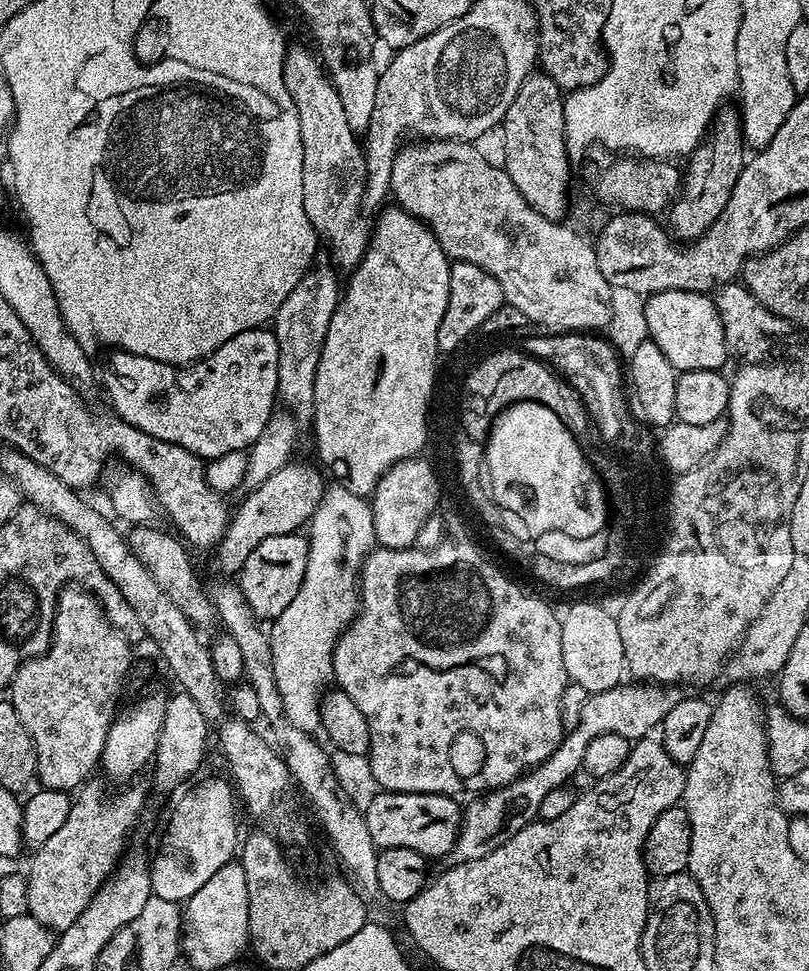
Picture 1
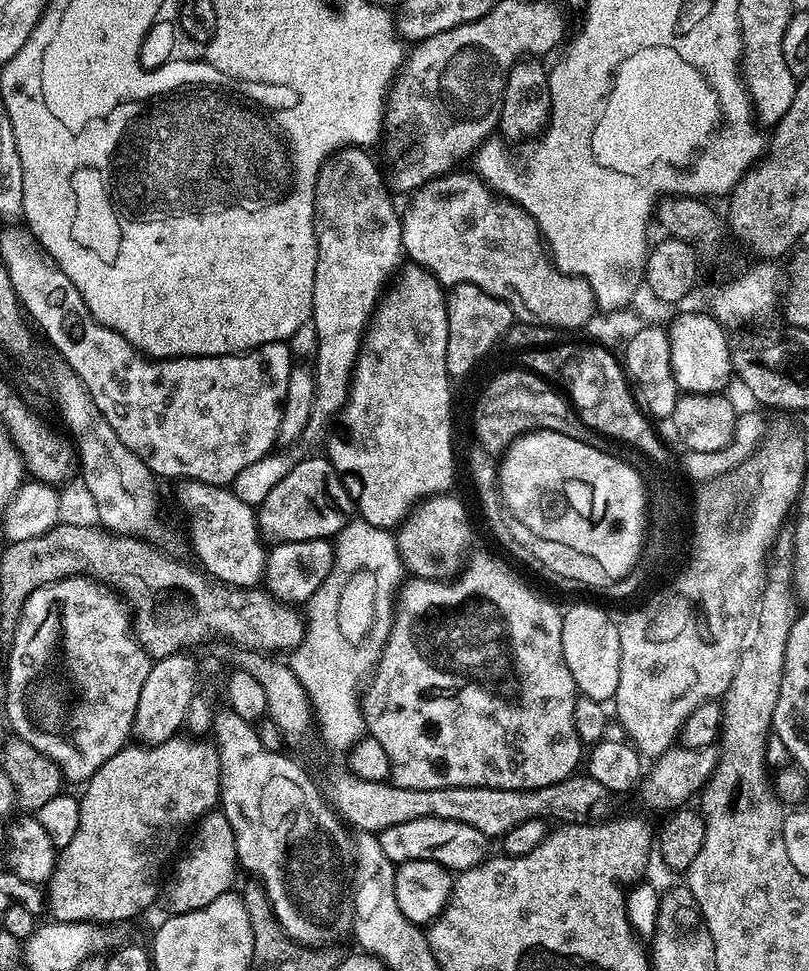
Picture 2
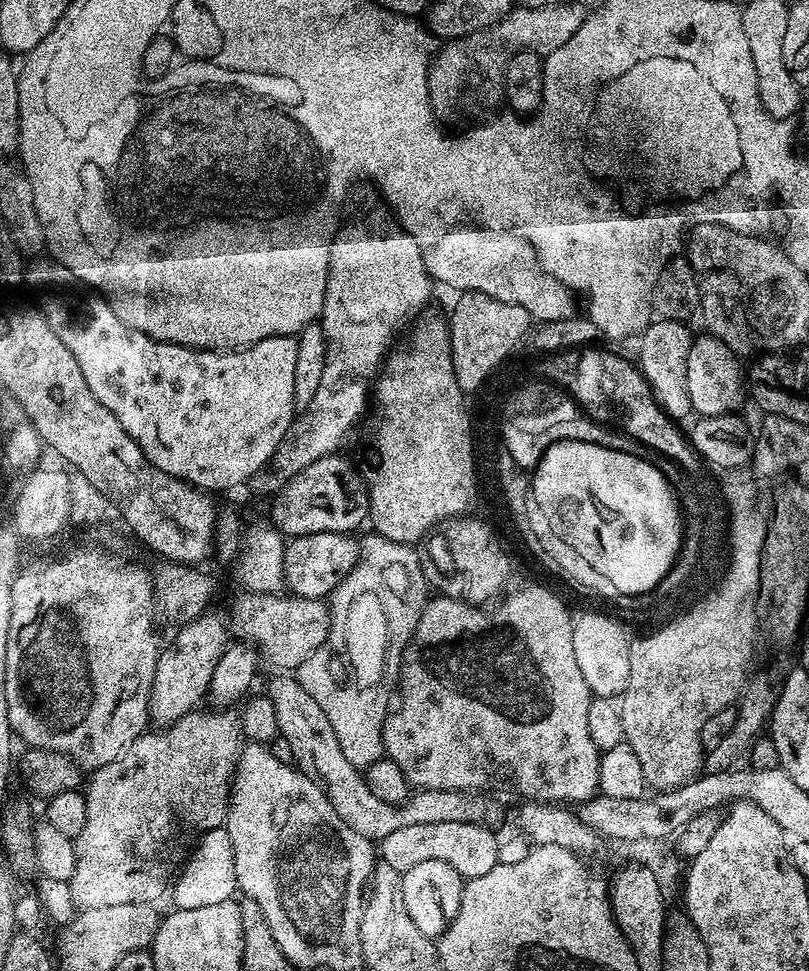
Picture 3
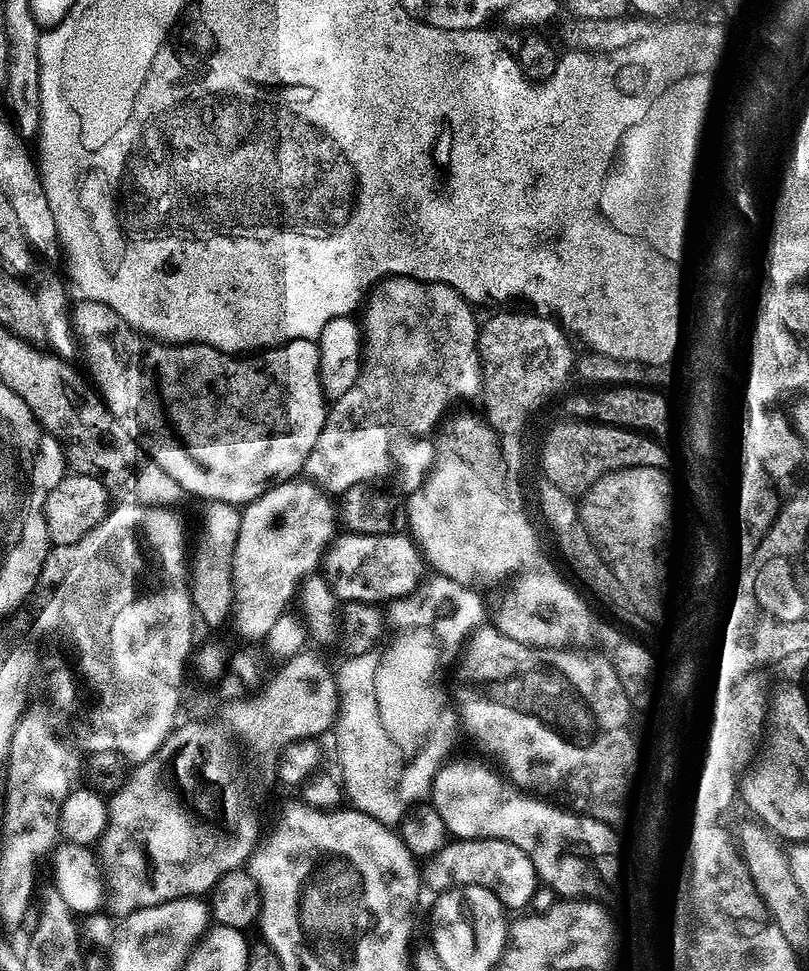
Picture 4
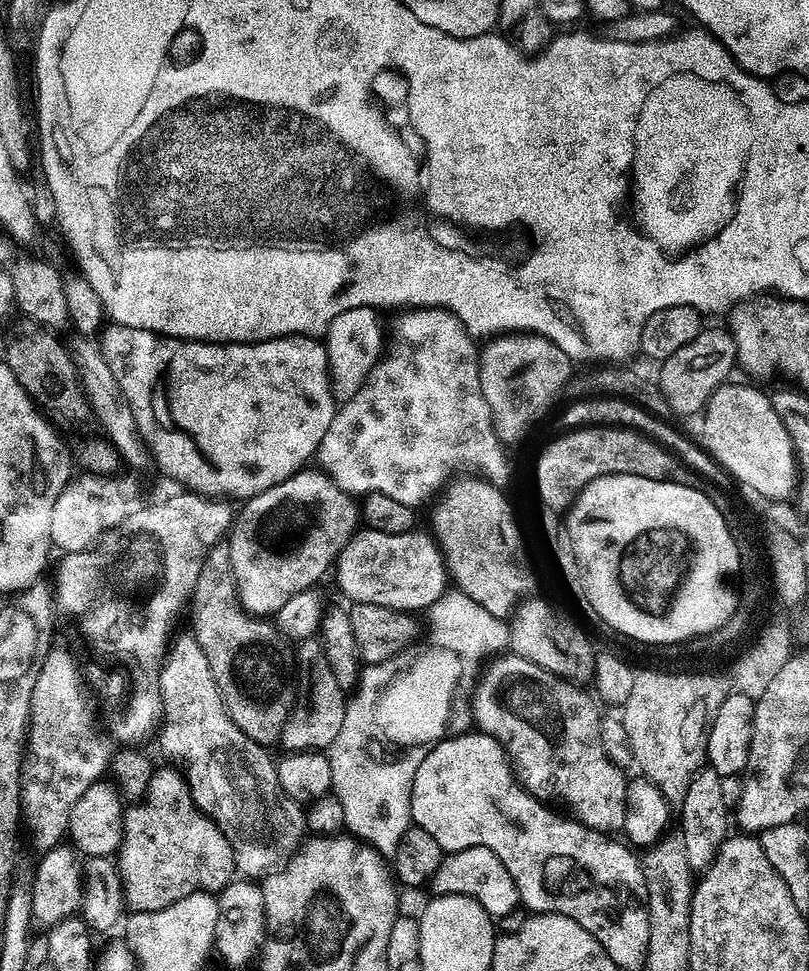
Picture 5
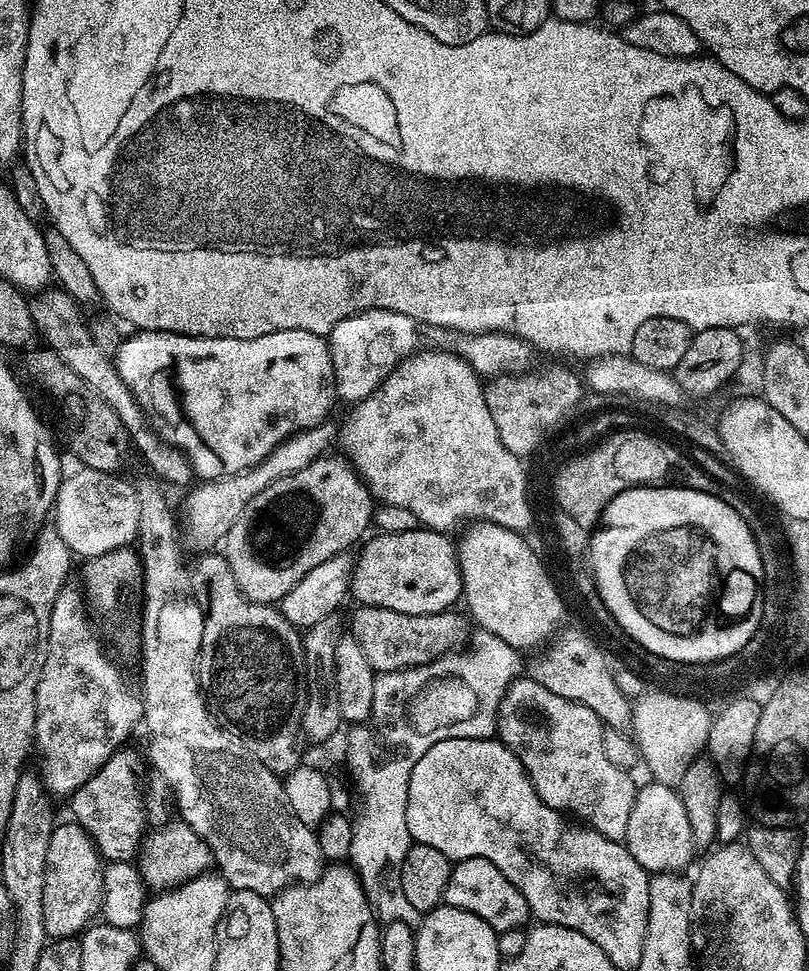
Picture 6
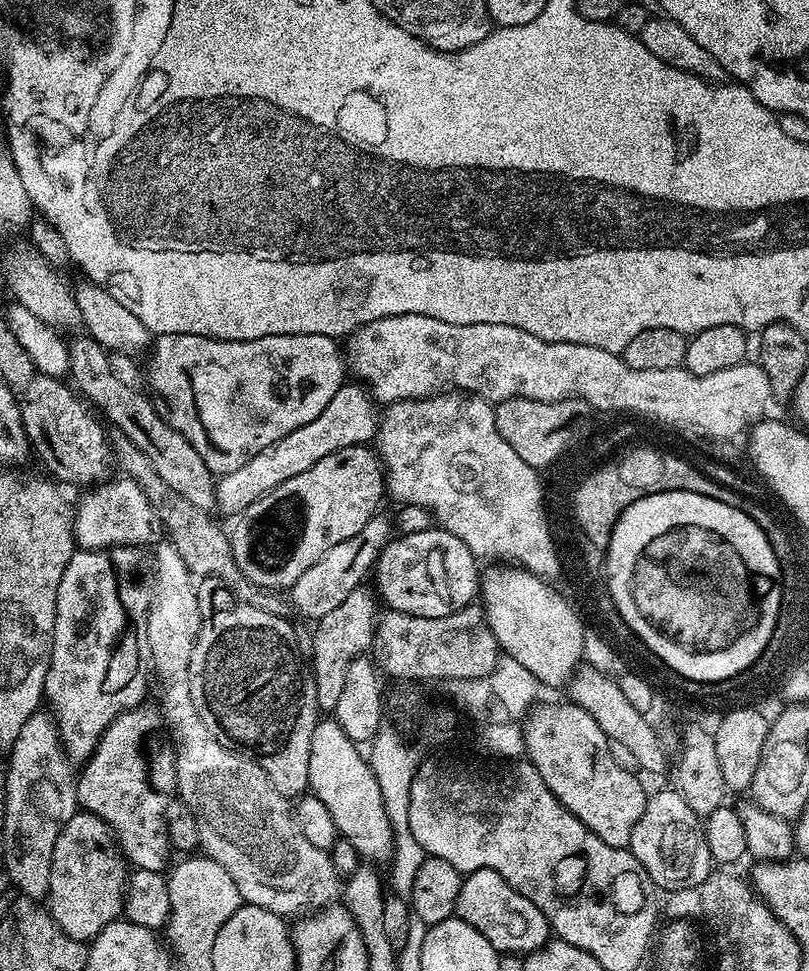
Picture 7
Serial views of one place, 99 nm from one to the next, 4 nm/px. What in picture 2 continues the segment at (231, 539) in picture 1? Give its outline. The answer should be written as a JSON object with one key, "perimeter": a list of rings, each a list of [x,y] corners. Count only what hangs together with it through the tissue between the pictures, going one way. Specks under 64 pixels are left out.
{"perimeter":[[[327,455],[308,456],[289,467],[288,473],[278,482],[270,494],[255,509],[256,525],[260,527],[261,537],[269,545],[285,544],[286,542],[306,542],[307,540],[328,540],[335,537],[337,532],[353,515],[354,505],[348,497],[346,486],[340,481],[340,475],[328,461]]]}

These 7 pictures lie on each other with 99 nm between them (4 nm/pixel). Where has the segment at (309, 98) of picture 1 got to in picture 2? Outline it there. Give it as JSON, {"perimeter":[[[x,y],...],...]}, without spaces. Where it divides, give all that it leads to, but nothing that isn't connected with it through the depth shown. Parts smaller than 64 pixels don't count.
{"perimeter":[[[344,146],[339,150],[333,151],[328,159],[324,161],[324,165],[320,167],[320,173],[316,179],[316,236],[315,241],[318,246],[318,266],[314,270],[314,302],[312,303],[311,327],[316,327],[316,366],[314,365],[314,375],[316,381],[316,395],[314,404],[317,409],[320,408],[324,412],[333,412],[343,405],[345,401],[348,385],[351,379],[351,370],[353,364],[356,363],[356,355],[360,351],[360,342],[364,339],[364,329],[368,327],[368,321],[372,319],[372,313],[376,310],[376,305],[385,291],[386,285],[389,283],[390,277],[401,267],[402,253],[404,252],[404,243],[402,242],[402,234],[404,226],[402,223],[401,213],[396,212],[396,208],[392,205],[394,199],[393,193],[390,191],[385,173],[379,168],[370,157],[367,156],[365,149],[360,146]]]}

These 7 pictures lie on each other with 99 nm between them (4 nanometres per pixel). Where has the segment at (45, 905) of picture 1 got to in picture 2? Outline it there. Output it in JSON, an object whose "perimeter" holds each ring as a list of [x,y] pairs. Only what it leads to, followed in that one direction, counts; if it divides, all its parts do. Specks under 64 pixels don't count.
{"perimeter":[[[204,738],[180,739],[136,748],[126,746],[83,785],[84,793],[78,796],[78,834],[70,838],[65,848],[59,849],[52,876],[46,883],[46,908],[49,913],[52,911],[53,921],[112,924],[146,911],[155,900],[157,903],[162,892],[164,867],[168,868],[181,851],[180,839],[184,831],[188,827],[189,831],[205,813],[215,809],[220,798],[220,759],[215,743]]]}

